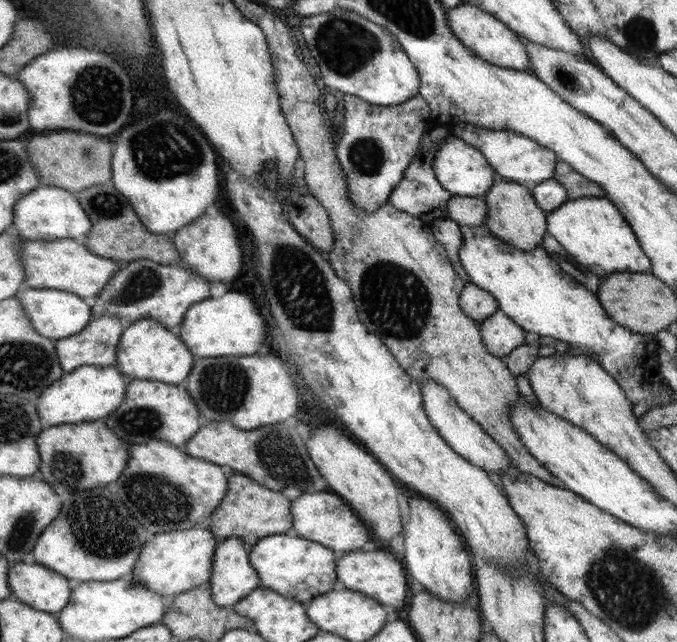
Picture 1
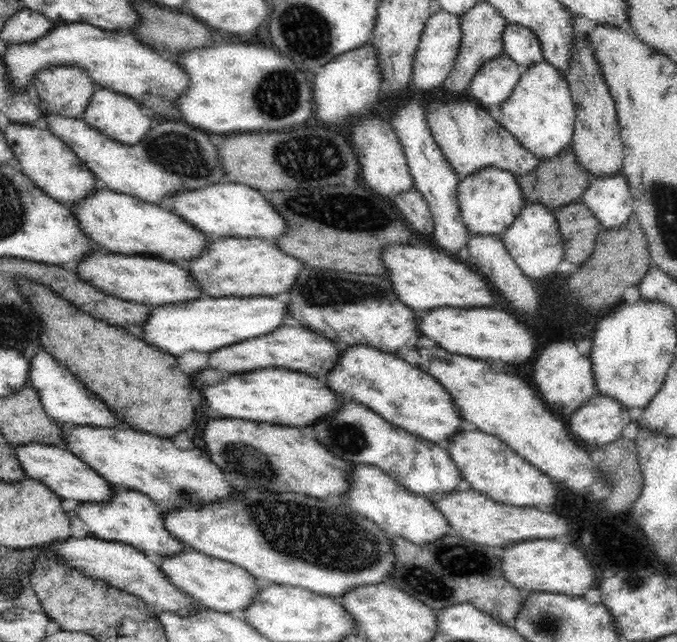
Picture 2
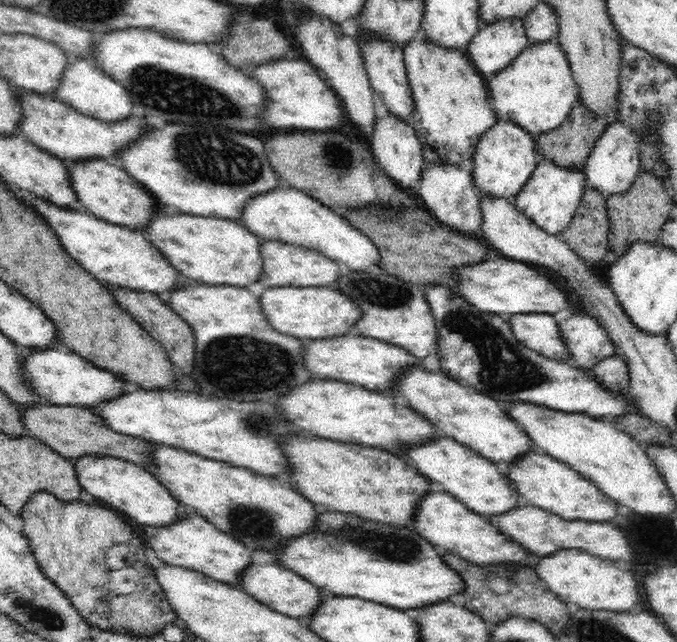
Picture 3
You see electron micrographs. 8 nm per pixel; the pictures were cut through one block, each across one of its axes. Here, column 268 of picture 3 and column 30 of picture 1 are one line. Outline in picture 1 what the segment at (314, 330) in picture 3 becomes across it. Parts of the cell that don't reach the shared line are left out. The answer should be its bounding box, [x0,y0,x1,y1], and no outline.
[15,286,93,340]

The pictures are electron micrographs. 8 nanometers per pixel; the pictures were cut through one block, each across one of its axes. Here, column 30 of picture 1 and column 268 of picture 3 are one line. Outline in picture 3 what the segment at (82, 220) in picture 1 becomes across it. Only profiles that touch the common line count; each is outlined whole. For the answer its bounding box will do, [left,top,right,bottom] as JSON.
[239,185,379,272]

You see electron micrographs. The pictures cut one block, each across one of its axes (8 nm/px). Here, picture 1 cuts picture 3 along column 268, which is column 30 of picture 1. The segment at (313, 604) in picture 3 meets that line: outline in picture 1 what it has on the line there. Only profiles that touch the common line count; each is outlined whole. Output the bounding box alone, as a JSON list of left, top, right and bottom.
[10,562,73,614]

